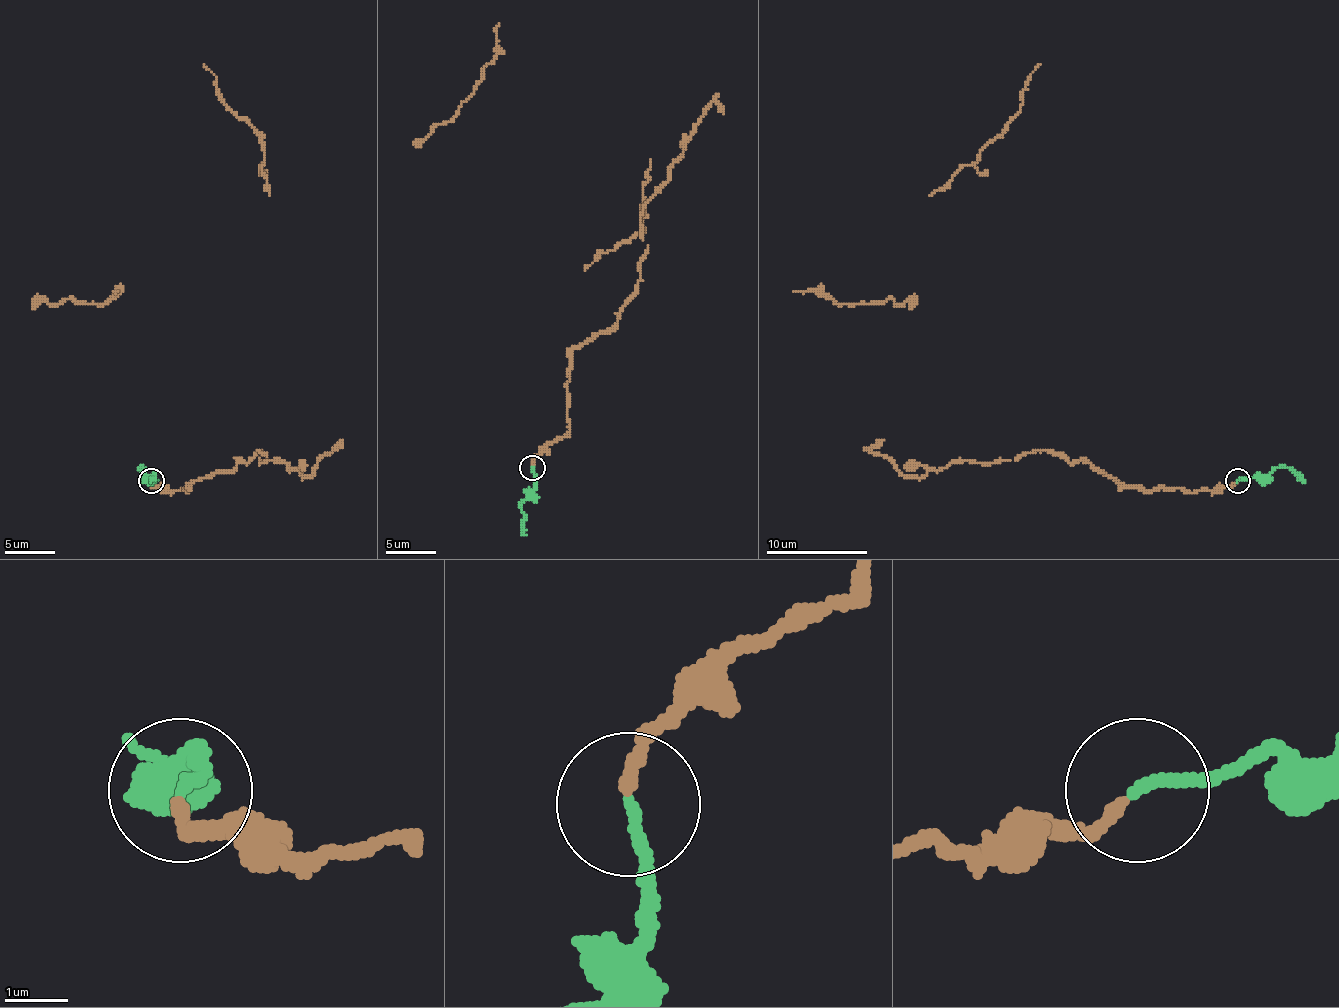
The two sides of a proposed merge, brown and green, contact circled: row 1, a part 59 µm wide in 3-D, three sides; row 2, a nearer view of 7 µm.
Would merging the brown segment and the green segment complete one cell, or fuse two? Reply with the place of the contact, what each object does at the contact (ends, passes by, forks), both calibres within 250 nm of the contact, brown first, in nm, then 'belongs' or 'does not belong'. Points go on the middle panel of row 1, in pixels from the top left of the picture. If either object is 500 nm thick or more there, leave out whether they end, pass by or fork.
place (532, 467); brown ends; green ends; calibres 200 and 190 nm; belongs

